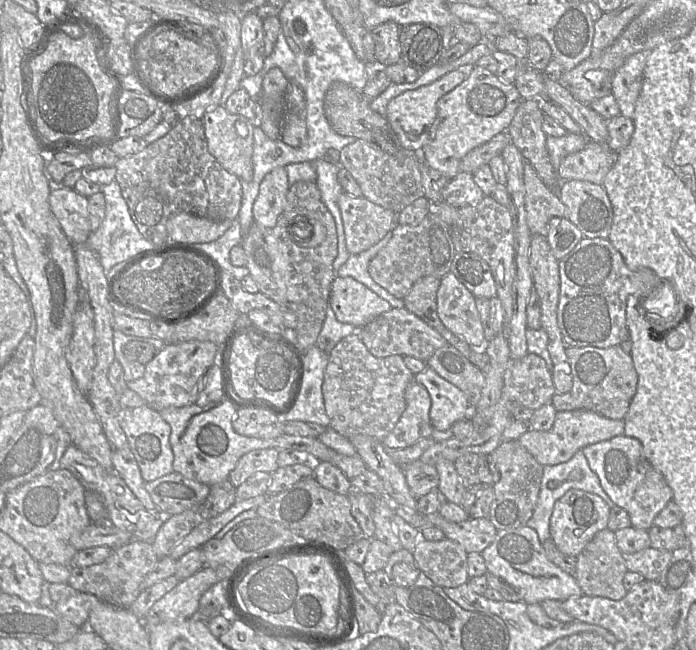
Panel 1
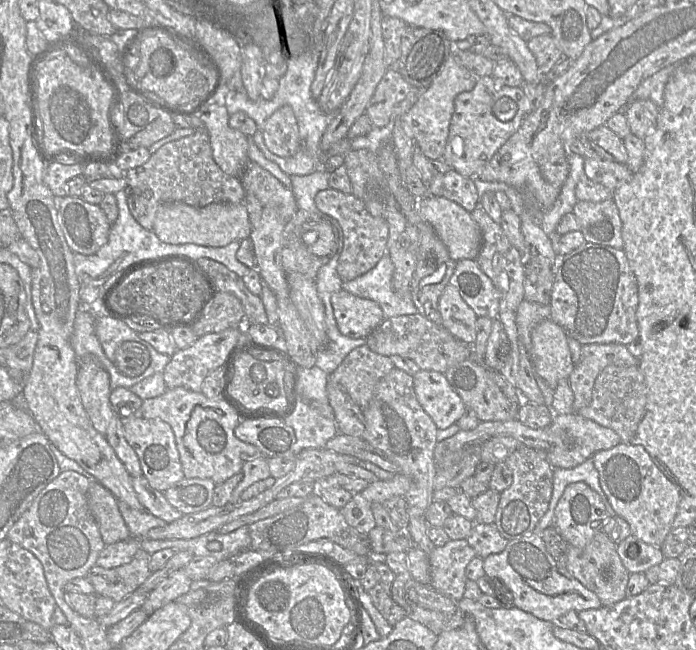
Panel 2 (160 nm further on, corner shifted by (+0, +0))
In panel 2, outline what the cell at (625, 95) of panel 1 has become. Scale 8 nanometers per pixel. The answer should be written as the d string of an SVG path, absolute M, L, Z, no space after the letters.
M651 100L630 101L623 109L632 134L644 141L655 128L659 108Z

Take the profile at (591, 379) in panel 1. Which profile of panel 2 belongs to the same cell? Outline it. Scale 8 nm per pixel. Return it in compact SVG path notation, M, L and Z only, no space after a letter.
M587 344L582 345L581 358L569 377L574 394L574 412L587 406L592 399L596 378L607 366L638 366L635 358L623 344Z

